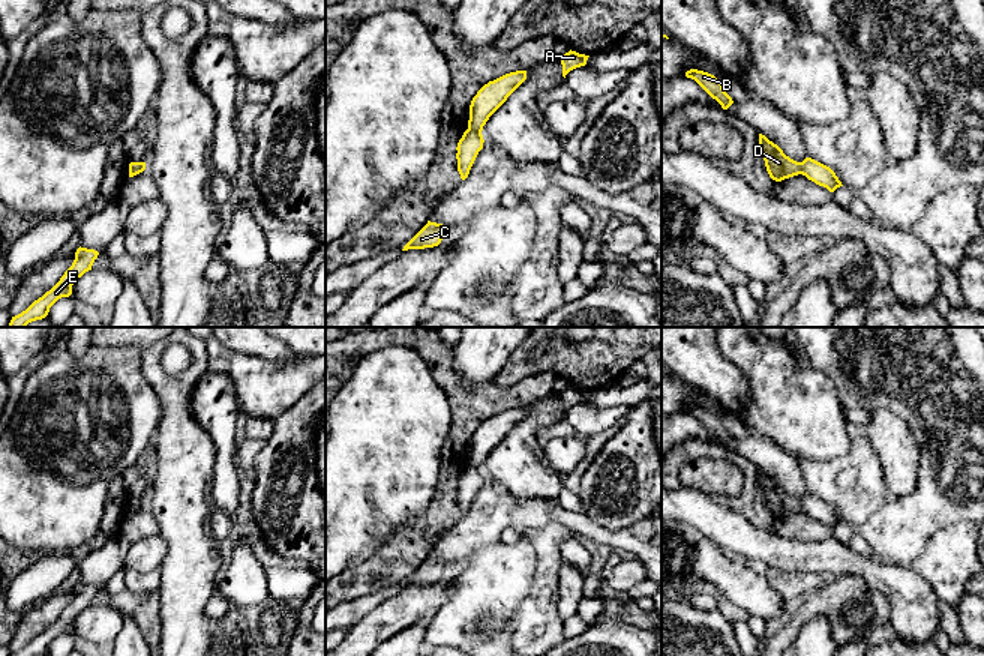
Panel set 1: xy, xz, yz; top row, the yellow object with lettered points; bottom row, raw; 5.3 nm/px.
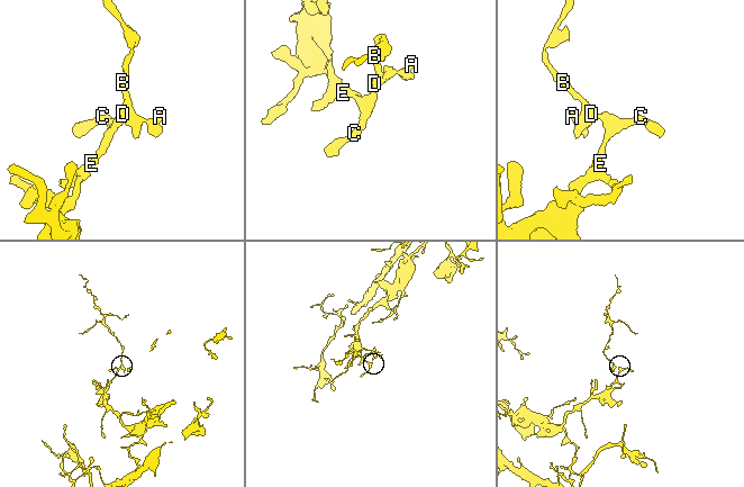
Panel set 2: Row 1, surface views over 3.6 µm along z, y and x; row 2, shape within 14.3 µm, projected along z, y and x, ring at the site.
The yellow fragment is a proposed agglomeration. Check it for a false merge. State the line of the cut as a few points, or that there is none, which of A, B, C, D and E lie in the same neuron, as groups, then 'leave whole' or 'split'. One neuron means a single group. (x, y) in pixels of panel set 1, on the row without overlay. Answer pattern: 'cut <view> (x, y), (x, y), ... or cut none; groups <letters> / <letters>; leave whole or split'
cut xz (468, 463), (480, 469); groups A B D / C E; split

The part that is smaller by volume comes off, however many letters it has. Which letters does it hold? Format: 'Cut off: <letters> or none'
Cut off: A, B, D

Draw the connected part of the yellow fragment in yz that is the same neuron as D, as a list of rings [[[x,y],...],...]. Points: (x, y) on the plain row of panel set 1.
[[[759,470],[759,488],[772,516],[782,518],[784,515],[801,510],[800,498],[786,492],[777,480],[770,477],[762,470]]]

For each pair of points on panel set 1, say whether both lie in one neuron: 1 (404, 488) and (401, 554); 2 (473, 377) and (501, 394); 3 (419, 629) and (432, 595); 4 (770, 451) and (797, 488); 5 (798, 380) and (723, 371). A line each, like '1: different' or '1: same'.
1: different
2: different
3: different
4: same
5: different

